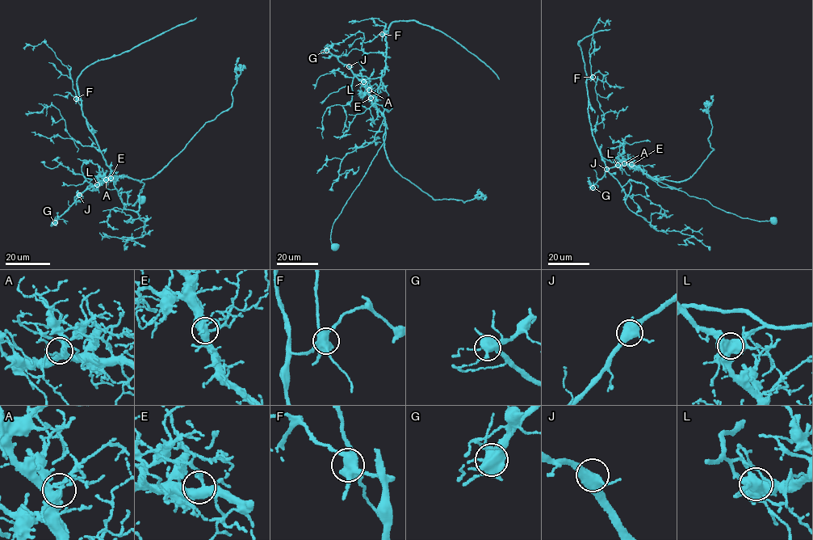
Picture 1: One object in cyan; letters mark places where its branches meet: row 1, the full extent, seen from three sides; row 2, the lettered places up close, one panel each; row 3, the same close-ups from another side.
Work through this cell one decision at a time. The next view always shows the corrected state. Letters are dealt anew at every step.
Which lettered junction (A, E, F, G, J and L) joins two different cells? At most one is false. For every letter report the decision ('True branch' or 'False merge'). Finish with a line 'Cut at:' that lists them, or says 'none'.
A: True branch
E: True branch
F: True branch
G: True branch
J: True branch
L: False merge
Cut at: L

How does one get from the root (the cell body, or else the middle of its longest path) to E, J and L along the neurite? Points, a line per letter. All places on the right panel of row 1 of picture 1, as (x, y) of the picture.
E: (773, 220), (742, 218), (706, 200), (690, 196), (652, 179), (640, 167), (631, 164)
J: (773, 220), (742, 218), (706, 200), (690, 196), (652, 179), (637, 166), (624, 164), (606, 169)
L: (773, 220), (742, 218), (706, 200), (690, 196), (652, 179), (637, 166), (618, 165)

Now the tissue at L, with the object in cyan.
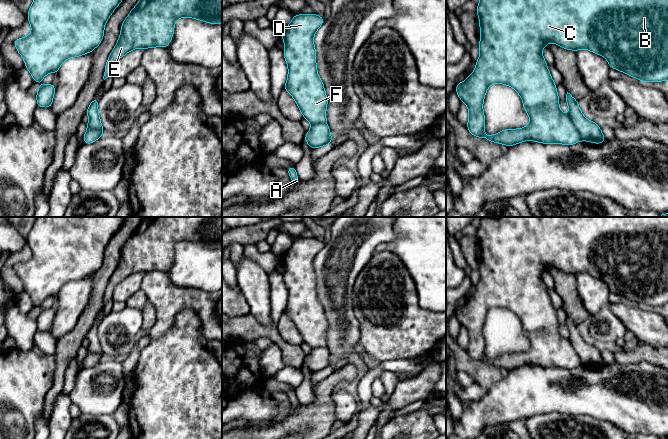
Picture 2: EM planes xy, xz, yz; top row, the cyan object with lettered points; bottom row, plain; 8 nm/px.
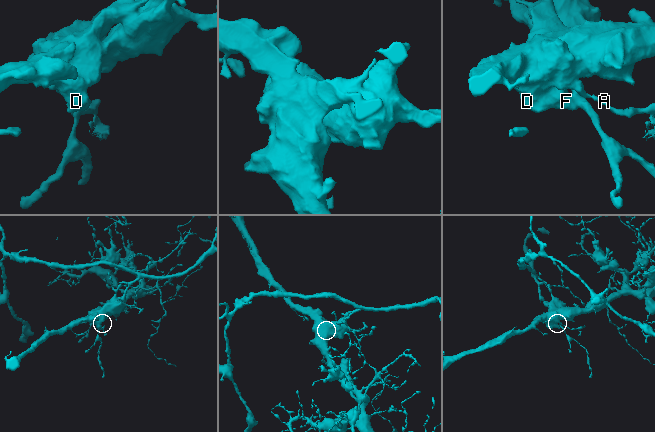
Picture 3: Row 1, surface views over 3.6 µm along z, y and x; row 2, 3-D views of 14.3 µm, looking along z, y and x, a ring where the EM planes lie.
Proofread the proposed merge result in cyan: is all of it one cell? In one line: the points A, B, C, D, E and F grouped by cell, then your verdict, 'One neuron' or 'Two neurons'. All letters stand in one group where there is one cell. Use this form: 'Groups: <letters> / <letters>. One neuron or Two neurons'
Groups: A B C D F / E. Two neurons

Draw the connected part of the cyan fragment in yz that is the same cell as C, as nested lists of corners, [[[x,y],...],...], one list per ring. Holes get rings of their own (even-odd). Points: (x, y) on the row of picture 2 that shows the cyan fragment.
[[[480,0],[476,12],[481,31],[480,56],[473,73],[457,84],[455,89],[460,100],[468,107],[469,132],[490,142],[510,147],[527,140],[564,145],[574,145],[581,140],[574,123],[568,115],[561,112],[558,105],[556,84],[542,56],[542,48],[549,42],[568,50],[588,49],[604,56],[610,68],[640,81],[649,83],[668,80],[668,0]],[[494,83],[508,85],[518,92],[524,110],[530,117],[527,127],[505,129],[495,135],[484,134],[485,117],[482,105],[488,87]]]

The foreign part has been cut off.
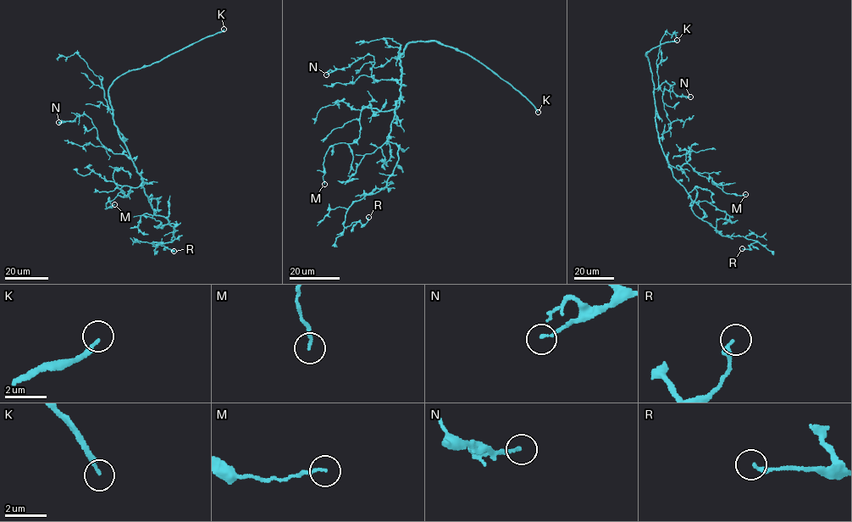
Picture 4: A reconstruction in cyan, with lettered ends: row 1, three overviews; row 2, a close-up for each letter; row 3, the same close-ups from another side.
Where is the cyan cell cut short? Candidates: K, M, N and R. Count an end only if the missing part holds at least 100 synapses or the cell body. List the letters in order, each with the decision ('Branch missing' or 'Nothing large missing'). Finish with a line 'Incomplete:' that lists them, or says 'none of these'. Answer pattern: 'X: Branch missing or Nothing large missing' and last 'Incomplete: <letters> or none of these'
K: Branch missing
M: Nothing large missing
N: Nothing large missing
R: Nothing large missing
Incomplete: K

